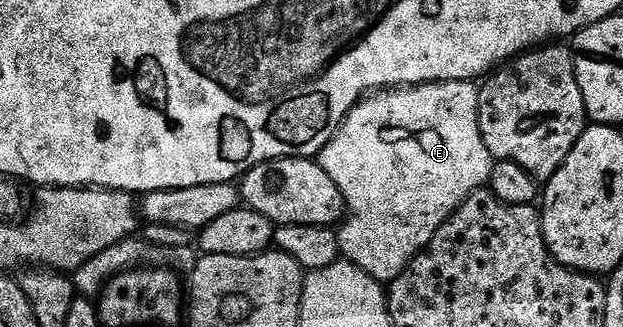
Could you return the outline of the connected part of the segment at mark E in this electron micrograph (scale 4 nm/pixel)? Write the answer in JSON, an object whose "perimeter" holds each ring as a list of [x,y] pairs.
{"perimeter":[[[473,82],[465,83],[420,83],[408,87],[397,89],[383,89],[369,97],[363,98],[361,103],[356,104],[348,114],[345,121],[340,125],[340,129],[324,145],[324,149],[317,155],[316,162],[336,181],[336,189],[340,189],[342,200],[346,202],[348,214],[344,222],[337,228],[338,250],[344,256],[345,262],[354,263],[364,273],[368,273],[380,284],[389,285],[408,264],[418,256],[436,237],[436,229],[444,225],[446,218],[457,209],[473,191],[483,190],[489,184],[490,171],[494,168],[495,160],[492,158],[488,145],[484,145],[484,137],[480,133],[478,124],[478,93],[479,88]]]}

